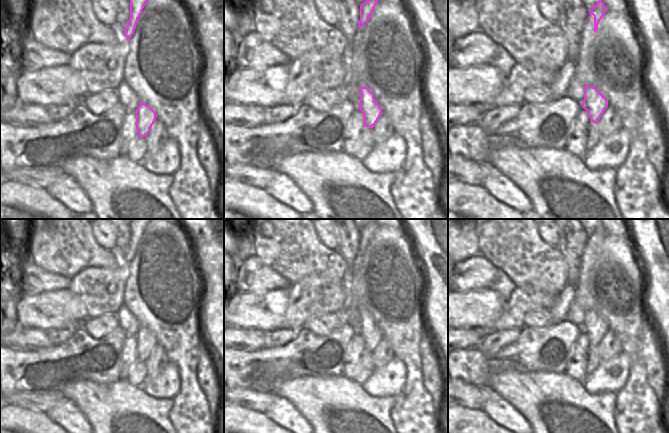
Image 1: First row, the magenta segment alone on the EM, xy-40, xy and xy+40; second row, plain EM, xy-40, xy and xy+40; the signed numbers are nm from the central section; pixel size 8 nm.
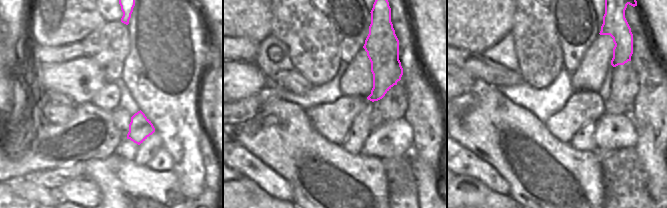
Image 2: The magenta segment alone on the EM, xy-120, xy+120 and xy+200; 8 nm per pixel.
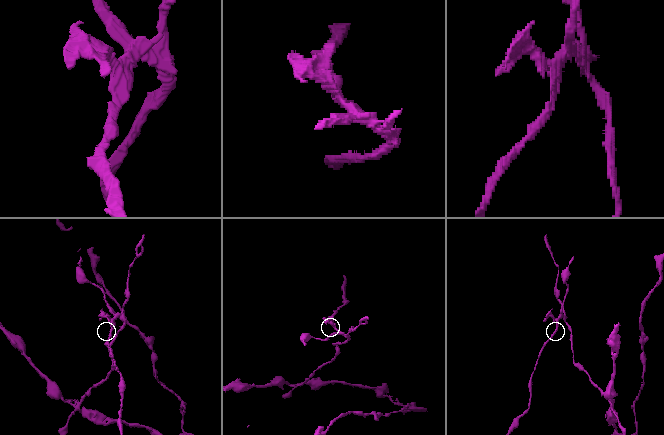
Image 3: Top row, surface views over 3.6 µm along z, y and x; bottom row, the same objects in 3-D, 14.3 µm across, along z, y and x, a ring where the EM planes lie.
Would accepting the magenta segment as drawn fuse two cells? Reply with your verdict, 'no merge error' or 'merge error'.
merge error

